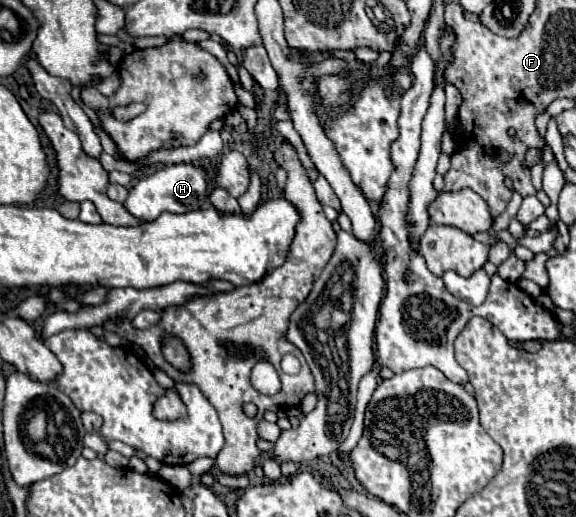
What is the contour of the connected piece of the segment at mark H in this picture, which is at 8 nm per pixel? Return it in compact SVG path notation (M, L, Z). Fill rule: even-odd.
M175 164L175 166L163 166L157 168L151 176L141 178L131 190L125 200L125 208L139 220L155 220L161 212L173 212L183 214L191 210L203 208L207 204L209 192L207 192L207 172L201 166L195 164Z

